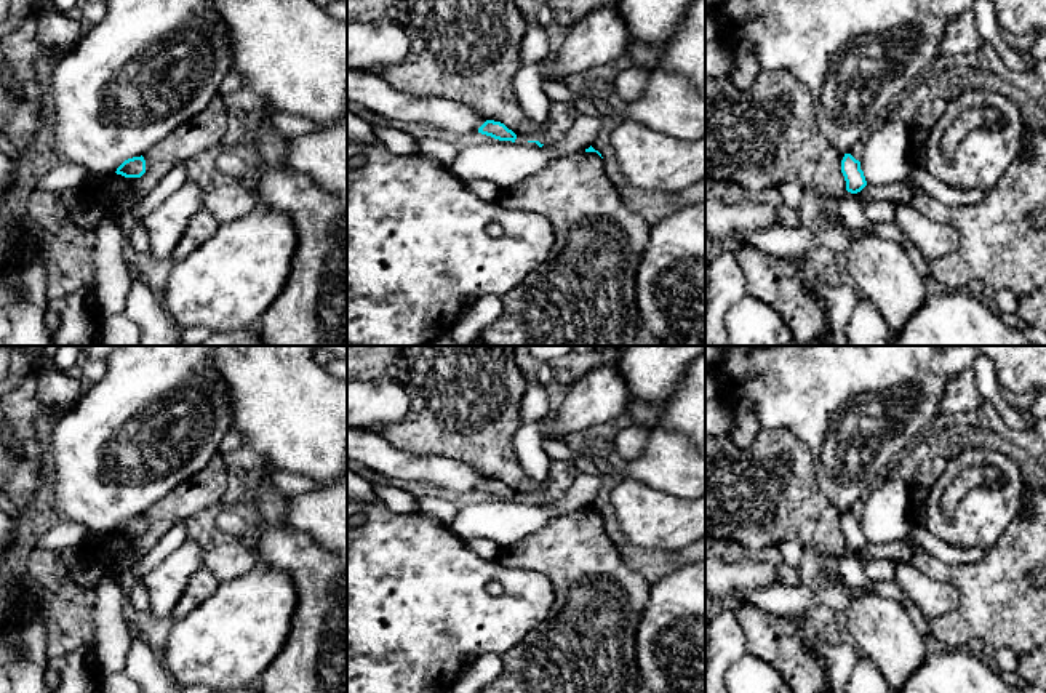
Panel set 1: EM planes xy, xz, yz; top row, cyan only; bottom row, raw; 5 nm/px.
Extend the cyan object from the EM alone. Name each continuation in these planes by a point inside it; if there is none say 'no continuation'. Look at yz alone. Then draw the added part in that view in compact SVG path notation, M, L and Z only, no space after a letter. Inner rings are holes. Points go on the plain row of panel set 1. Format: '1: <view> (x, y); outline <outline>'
no continuation

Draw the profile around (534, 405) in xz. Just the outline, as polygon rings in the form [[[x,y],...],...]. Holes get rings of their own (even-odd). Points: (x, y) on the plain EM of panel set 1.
[[[539,383],[526,386],[521,399],[521,405],[520,405],[521,424],[529,424],[529,423],[549,418],[550,411],[552,411],[552,405],[547,399],[544,386]]]

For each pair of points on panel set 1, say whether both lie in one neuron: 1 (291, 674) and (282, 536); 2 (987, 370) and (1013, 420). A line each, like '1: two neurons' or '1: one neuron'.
1: one neuron
2: one neuron

